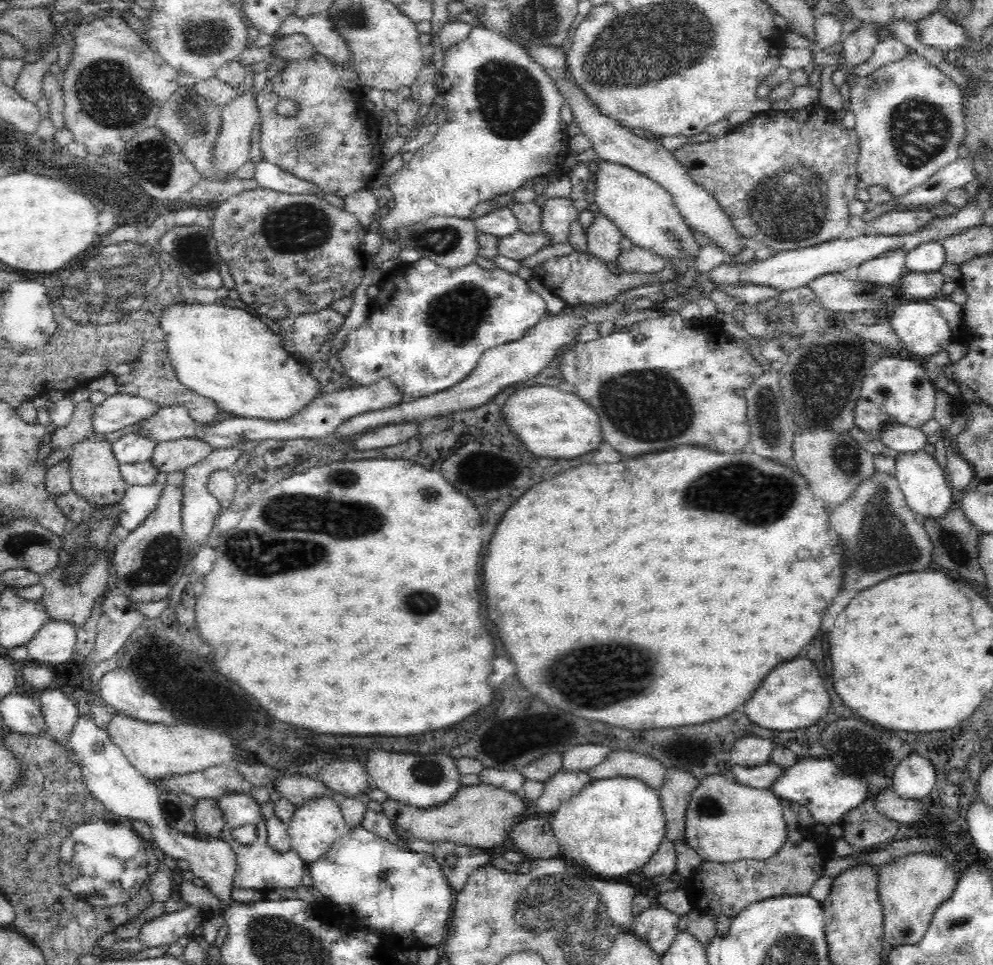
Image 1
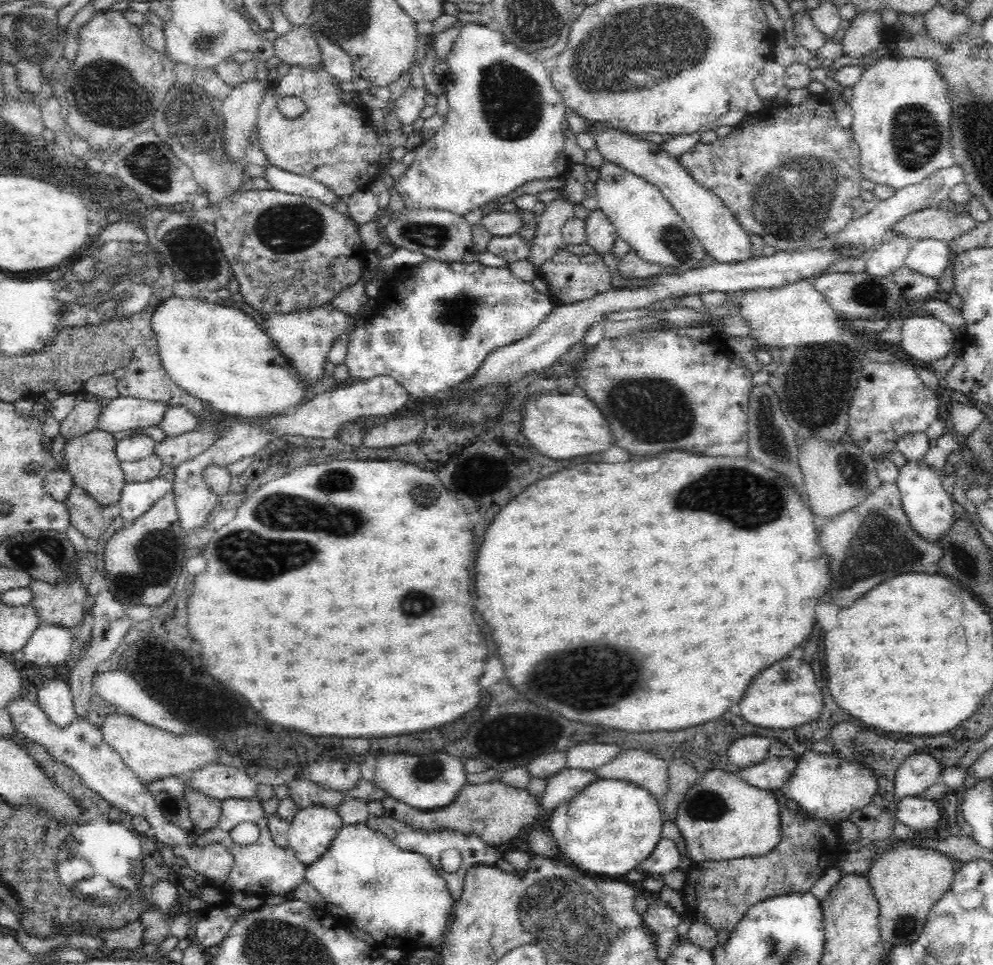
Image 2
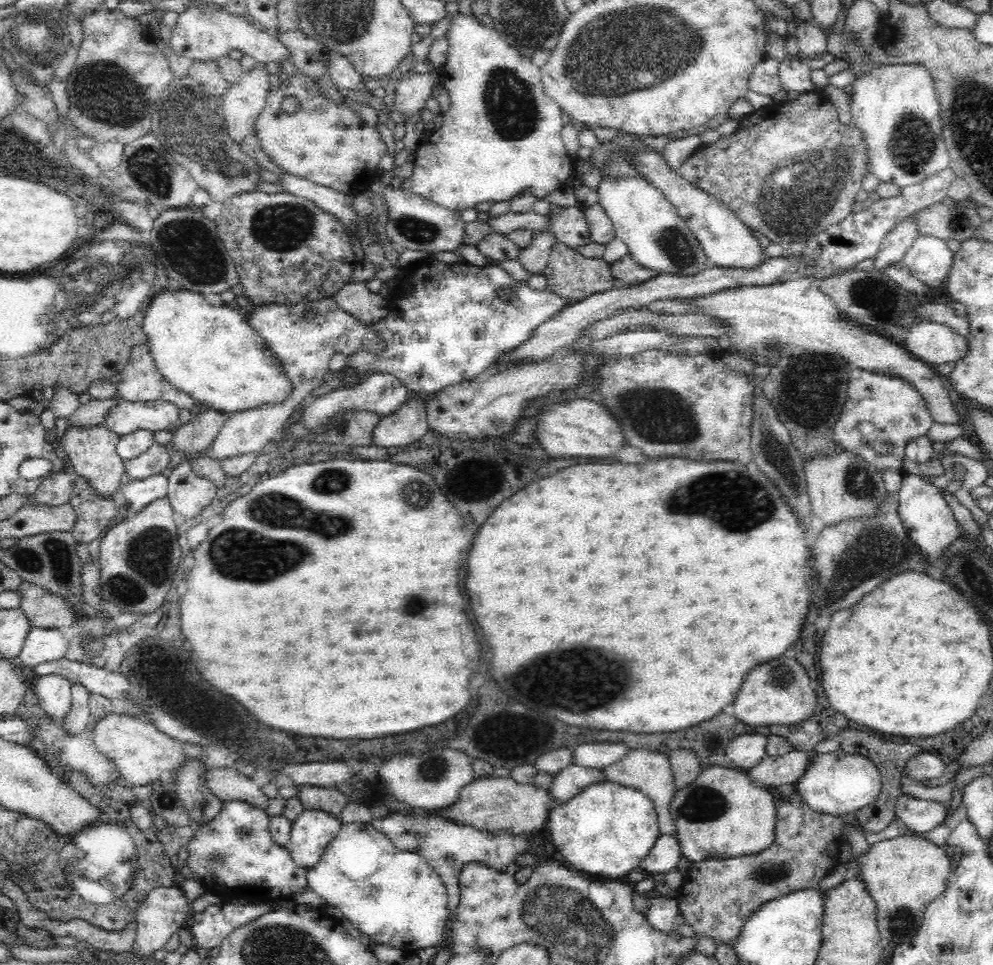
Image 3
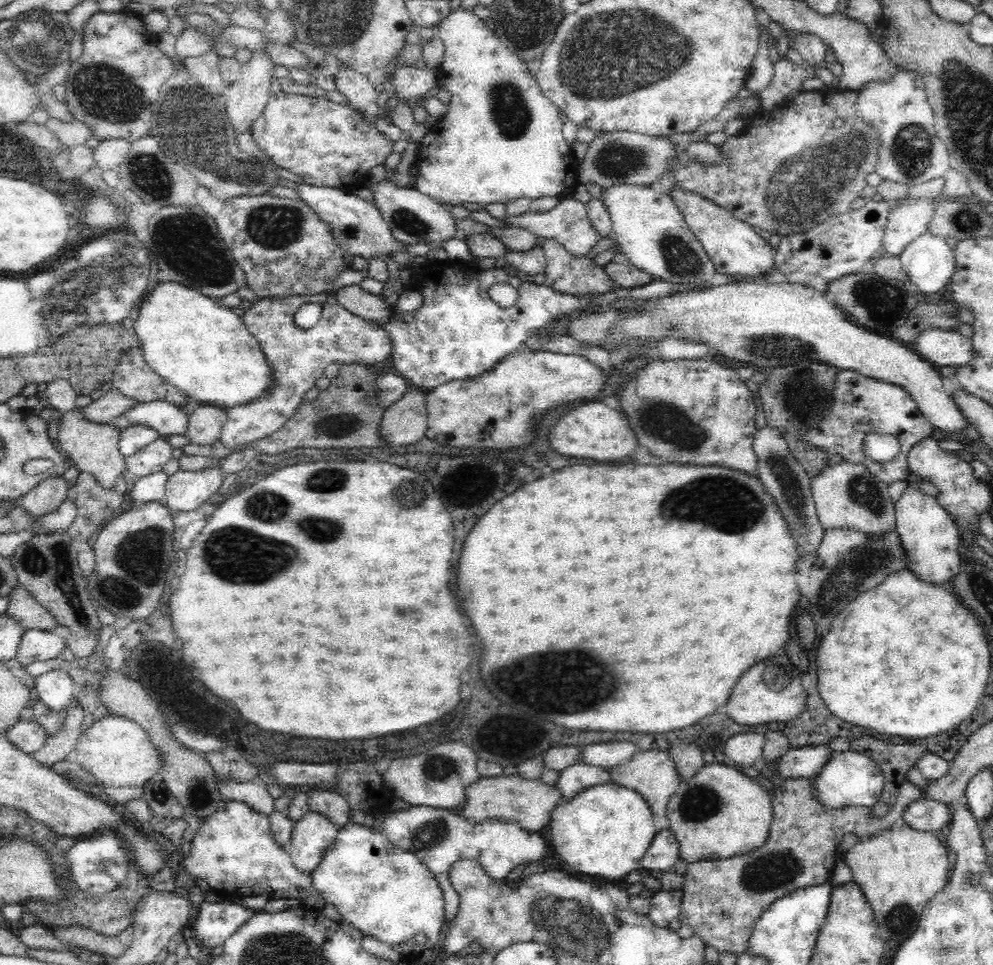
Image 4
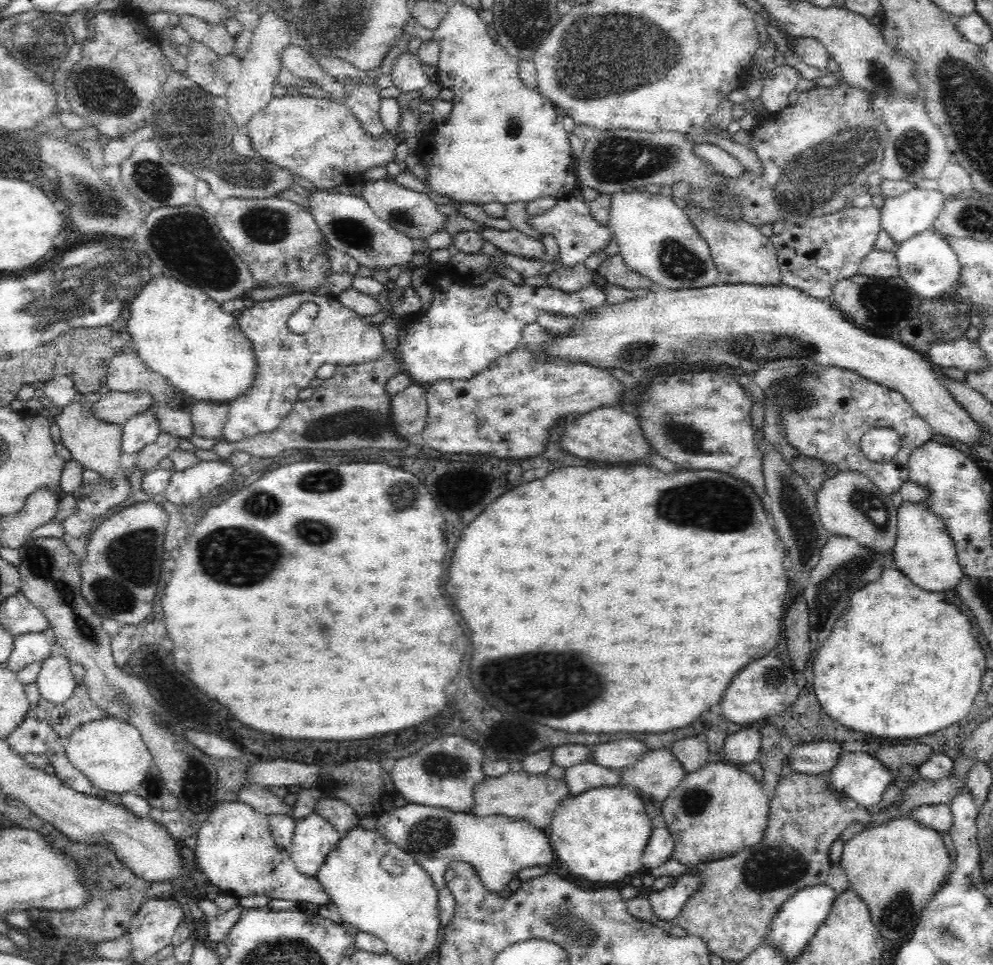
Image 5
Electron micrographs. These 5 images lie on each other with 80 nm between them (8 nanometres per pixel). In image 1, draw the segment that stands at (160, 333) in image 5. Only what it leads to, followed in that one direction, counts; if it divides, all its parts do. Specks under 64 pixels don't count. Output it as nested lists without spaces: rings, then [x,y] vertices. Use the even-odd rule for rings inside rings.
[[[172,304],[164,310],[162,318],[160,319],[160,330],[164,331],[164,334],[168,335],[165,338],[165,346],[167,346],[168,357],[172,361],[172,367],[177,374],[177,380],[181,382],[188,389],[198,393],[200,396],[210,398],[217,408],[226,410],[230,414],[234,414],[235,417],[244,417],[250,419],[264,419],[271,421],[281,421],[297,415],[302,412],[306,405],[309,405],[316,397],[322,395],[320,392],[320,384],[316,377],[310,373],[310,370],[306,369],[304,365],[300,365],[296,361],[296,357],[292,355],[288,349],[281,345],[280,337],[276,337],[276,334],[272,334],[271,330],[261,322],[259,318],[255,318],[248,312],[240,310],[238,308],[228,308],[228,306],[218,304]]]

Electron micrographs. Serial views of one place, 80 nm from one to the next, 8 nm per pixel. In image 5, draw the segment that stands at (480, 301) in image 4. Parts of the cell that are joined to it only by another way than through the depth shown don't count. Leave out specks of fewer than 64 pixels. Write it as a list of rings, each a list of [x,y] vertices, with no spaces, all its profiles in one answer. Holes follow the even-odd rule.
[[[449,267],[427,268],[426,281],[434,289],[428,310],[398,324],[398,352],[402,372],[411,378],[412,384],[427,386],[440,379],[466,381],[486,370],[493,362],[518,348],[527,325],[538,323],[542,312],[564,317],[582,314],[586,310],[599,309],[606,304],[604,286],[588,285],[584,290],[566,294],[552,287],[532,287],[516,284],[499,273],[483,283],[475,284],[474,277],[452,273]],[[497,292],[512,296],[508,310],[501,310],[496,302]]]

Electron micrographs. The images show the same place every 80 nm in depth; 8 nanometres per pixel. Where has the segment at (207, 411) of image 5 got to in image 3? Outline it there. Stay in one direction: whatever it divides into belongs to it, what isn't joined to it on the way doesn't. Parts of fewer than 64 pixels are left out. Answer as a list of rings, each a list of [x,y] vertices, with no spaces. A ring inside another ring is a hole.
[[[214,409],[201,413],[189,422],[190,426],[184,426],[174,433],[170,444],[166,445],[166,449],[184,456],[202,453],[218,437],[226,419],[227,414]]]

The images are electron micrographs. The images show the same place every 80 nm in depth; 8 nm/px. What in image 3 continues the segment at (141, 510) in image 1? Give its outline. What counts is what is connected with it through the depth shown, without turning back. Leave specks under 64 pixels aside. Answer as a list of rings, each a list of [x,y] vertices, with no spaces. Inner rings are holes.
[[[162,473],[144,480],[133,480],[121,490],[125,500],[126,514],[136,514],[153,500],[167,496],[168,489],[168,477]]]

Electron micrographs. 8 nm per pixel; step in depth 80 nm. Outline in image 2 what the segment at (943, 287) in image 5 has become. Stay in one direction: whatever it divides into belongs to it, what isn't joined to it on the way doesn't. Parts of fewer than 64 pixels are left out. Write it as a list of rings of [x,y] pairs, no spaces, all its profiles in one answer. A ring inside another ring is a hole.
[[[925,238],[913,241],[905,265],[930,278],[938,278],[948,264],[950,249],[945,241]]]

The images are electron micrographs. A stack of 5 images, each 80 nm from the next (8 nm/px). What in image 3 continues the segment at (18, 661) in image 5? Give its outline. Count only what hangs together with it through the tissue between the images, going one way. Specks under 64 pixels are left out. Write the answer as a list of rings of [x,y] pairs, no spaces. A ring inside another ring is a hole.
[[[32,627],[24,641],[19,657],[23,666],[35,666],[64,657],[69,641],[58,628]]]

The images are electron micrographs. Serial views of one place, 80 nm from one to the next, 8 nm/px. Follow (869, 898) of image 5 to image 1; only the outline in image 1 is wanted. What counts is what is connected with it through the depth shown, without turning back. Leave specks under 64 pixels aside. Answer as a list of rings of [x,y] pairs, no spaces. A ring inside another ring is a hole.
[[[931,853],[906,854],[878,869],[877,892],[884,914],[884,942],[893,949],[920,942],[940,903],[951,897],[956,886],[956,870],[944,857]]]

